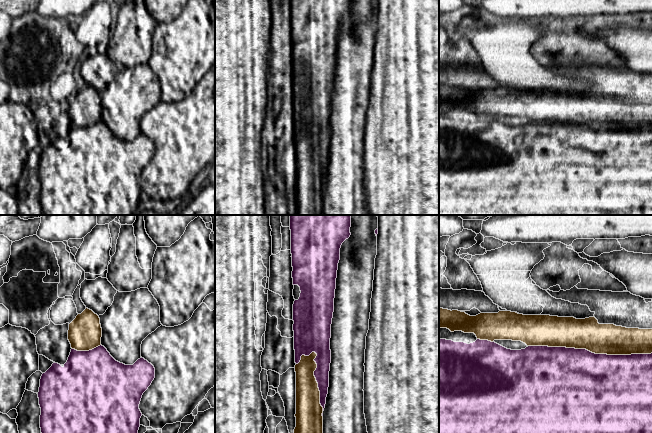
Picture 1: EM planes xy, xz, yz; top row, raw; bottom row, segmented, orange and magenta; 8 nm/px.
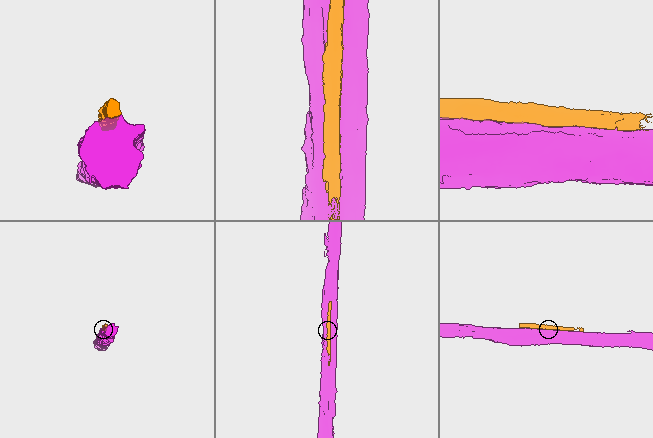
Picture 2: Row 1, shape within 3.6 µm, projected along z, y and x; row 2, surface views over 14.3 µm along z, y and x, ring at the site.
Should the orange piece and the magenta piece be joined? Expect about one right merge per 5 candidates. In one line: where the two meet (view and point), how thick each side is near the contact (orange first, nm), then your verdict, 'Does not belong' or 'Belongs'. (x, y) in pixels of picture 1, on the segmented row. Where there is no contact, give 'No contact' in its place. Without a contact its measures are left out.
Touches orange at yz (590, 351). Thickness 240 nm (orange) against 500 nm. Does not belong

